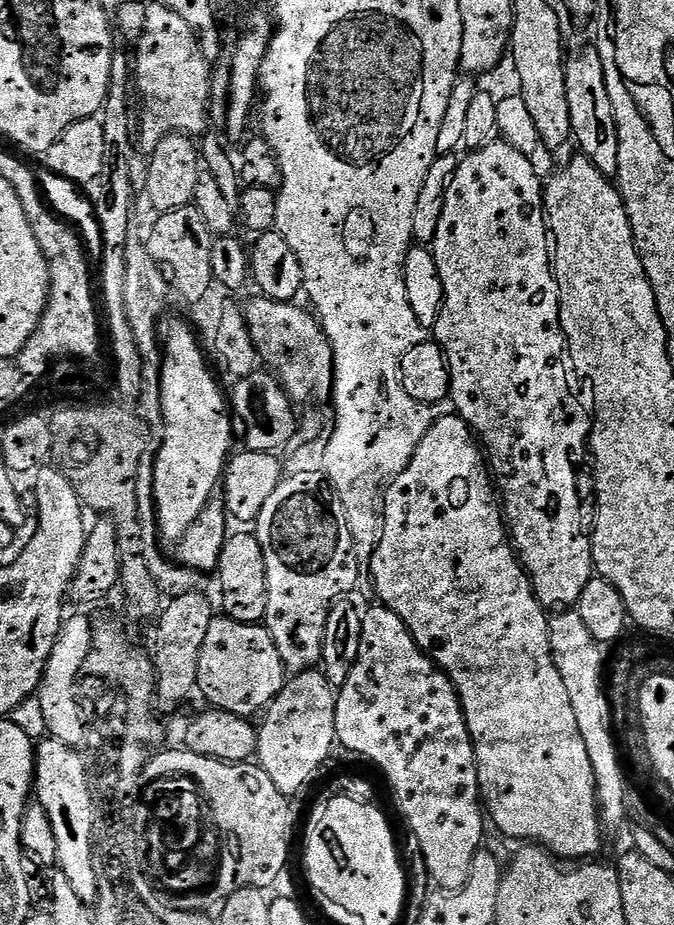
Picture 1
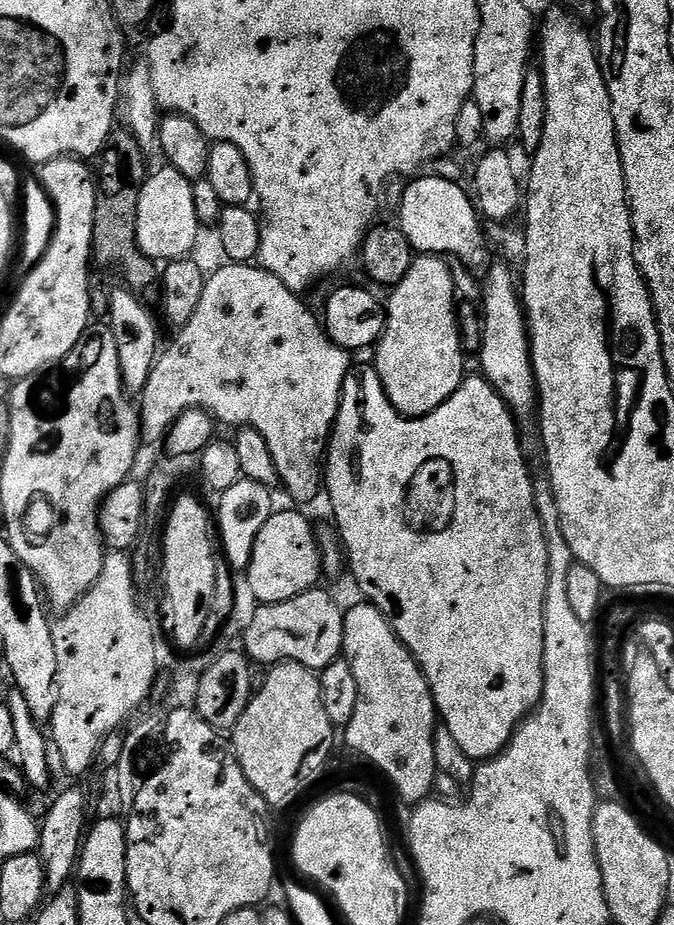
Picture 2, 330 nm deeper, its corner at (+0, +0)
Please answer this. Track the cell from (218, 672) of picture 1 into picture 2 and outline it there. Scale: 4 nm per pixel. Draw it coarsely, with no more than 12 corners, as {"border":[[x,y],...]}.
{"border":[[323,587],[260,606],[242,641],[257,665],[323,670],[345,609]]}

